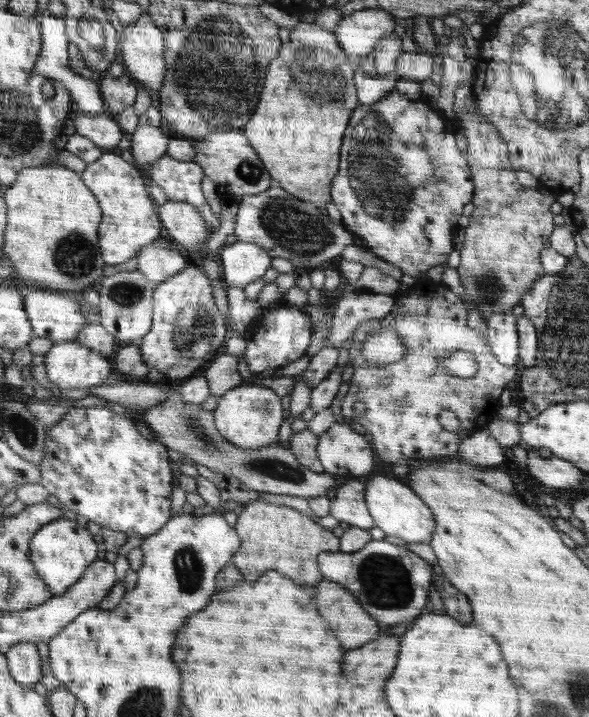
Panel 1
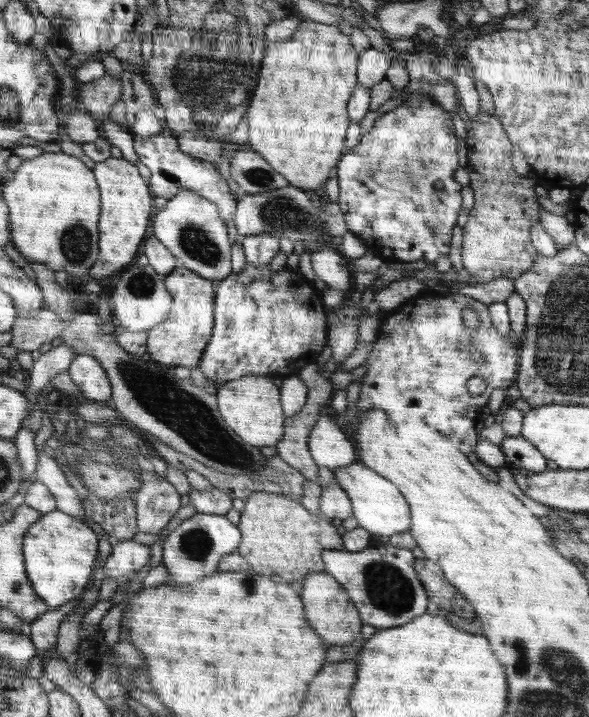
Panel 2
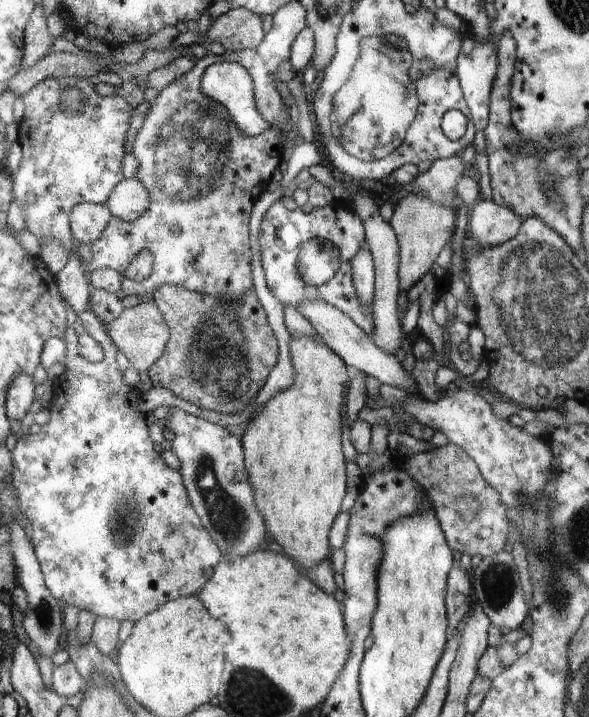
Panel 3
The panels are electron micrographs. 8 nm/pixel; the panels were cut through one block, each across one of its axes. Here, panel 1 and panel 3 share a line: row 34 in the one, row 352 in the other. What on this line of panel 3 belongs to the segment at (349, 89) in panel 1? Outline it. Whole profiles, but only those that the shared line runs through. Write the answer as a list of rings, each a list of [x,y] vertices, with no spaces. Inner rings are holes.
[[[318,335],[292,338],[290,352],[296,384],[280,391],[276,398],[270,398],[264,408],[247,422],[248,428],[243,432],[244,448],[248,448],[248,468],[252,468],[252,480],[256,480],[256,492],[260,492],[260,512],[268,516],[272,538],[278,540],[296,564],[302,568],[314,568],[330,554],[328,532],[340,512],[340,502],[346,492],[346,460],[342,456],[340,442],[340,416],[348,374],[339,354]]]

